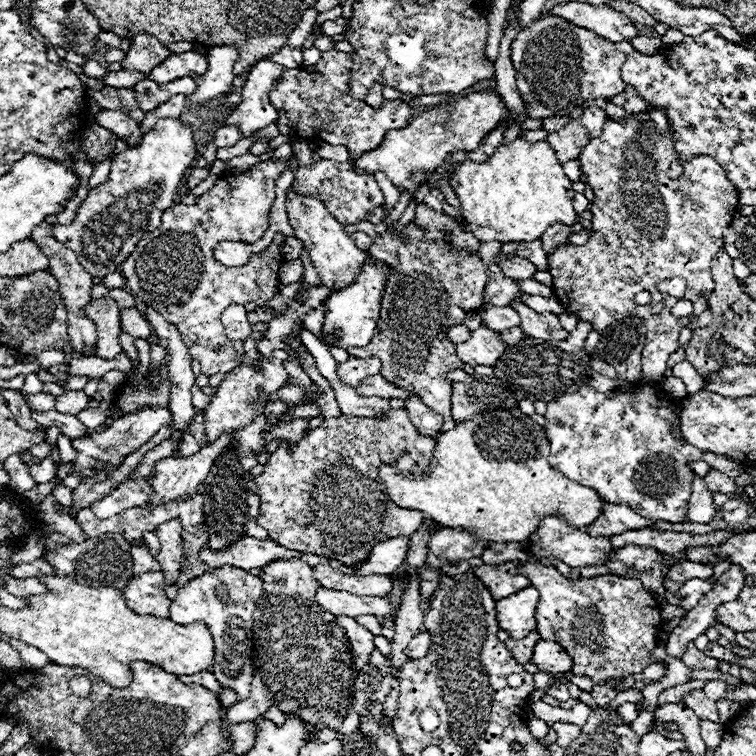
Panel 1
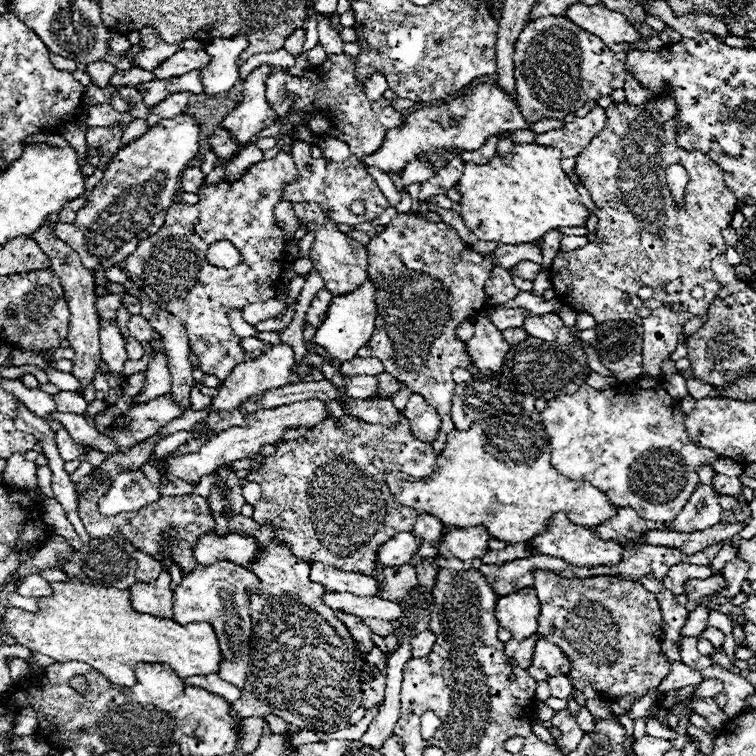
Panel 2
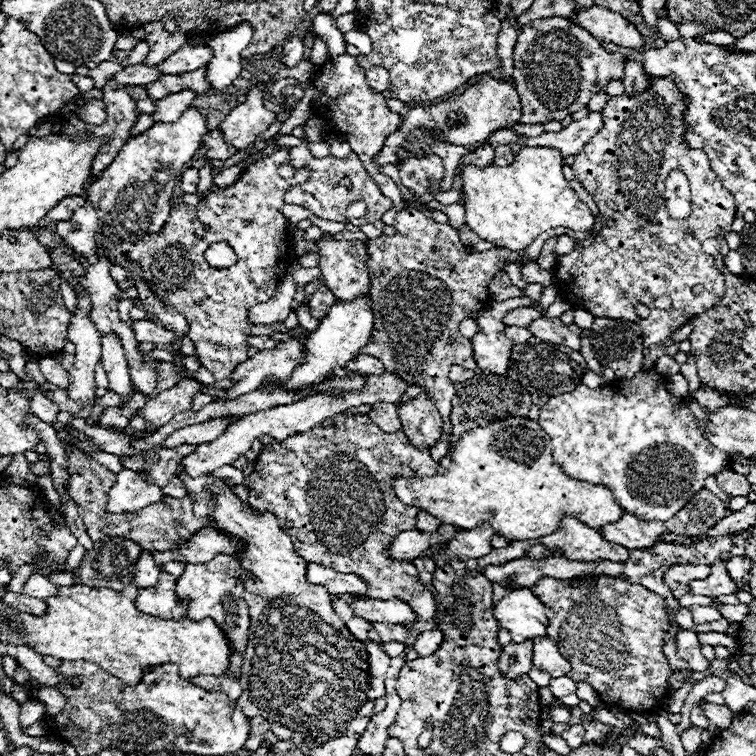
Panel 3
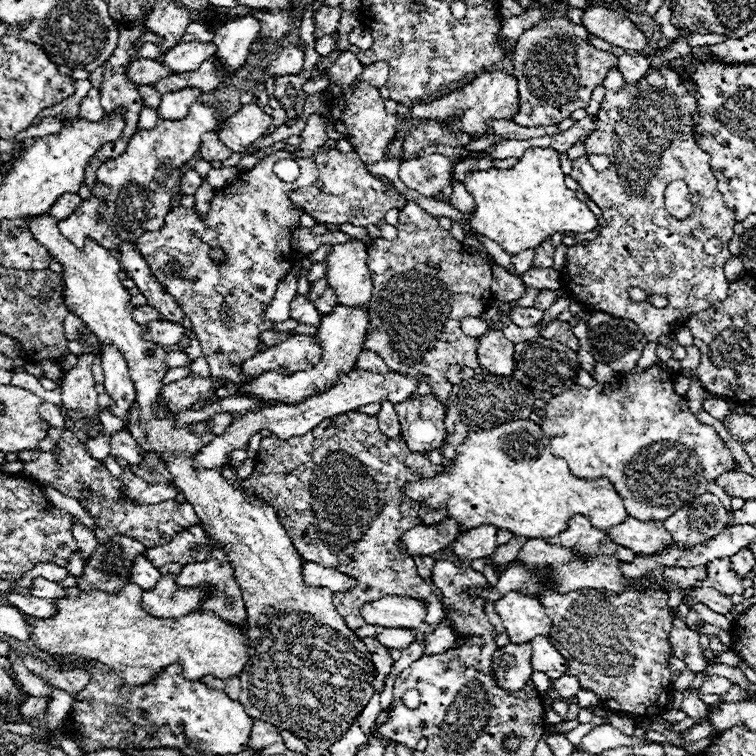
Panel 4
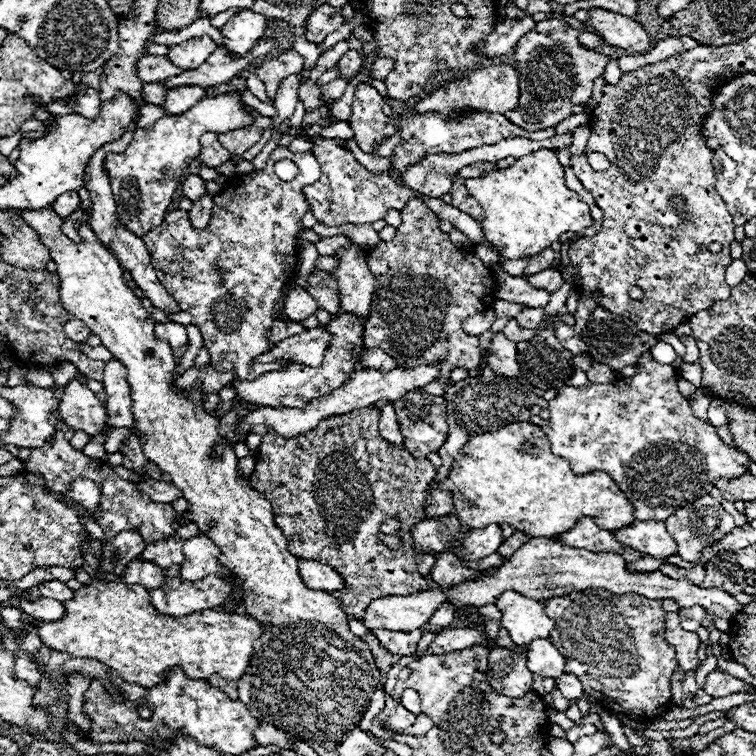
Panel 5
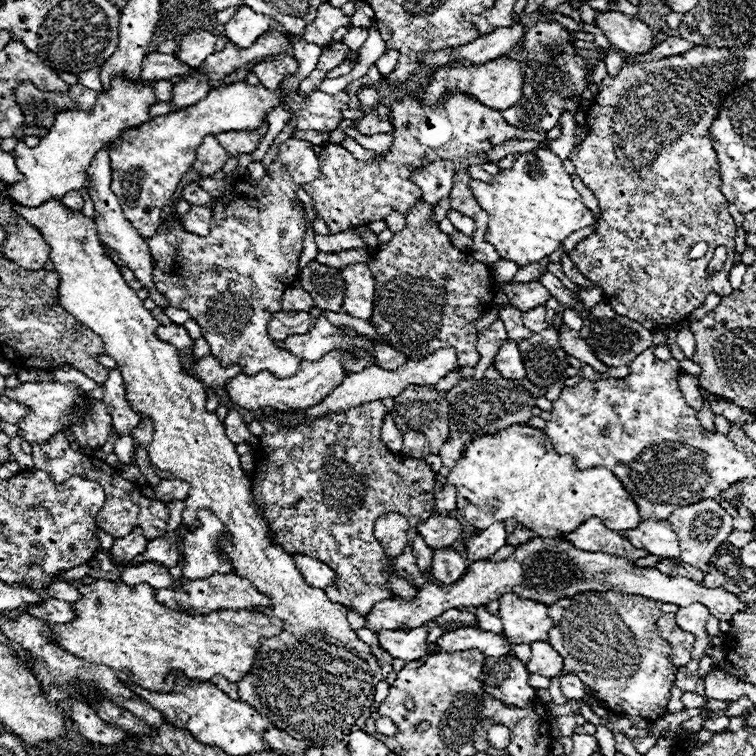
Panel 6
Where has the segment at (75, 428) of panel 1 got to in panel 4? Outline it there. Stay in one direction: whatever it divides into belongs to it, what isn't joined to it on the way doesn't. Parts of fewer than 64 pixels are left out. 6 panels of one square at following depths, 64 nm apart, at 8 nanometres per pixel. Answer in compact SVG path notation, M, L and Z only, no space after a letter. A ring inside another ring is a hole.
M126 430L110 436L110 454L128 460L132 466L138 466L142 462L142 452L140 452L136 440Z

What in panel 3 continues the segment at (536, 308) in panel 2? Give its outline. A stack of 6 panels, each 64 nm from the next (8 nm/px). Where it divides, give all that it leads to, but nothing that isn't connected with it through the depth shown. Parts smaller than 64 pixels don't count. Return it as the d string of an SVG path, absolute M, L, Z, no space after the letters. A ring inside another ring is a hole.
M518 296L518 298L504 300L504 302L490 302L488 308L478 312L478 316L476 316L478 334L470 340L478 368L490 370L494 374L506 372L512 344L504 336L502 316L508 310L514 310L521 306L536 308L536 302L532 302L526 296Z

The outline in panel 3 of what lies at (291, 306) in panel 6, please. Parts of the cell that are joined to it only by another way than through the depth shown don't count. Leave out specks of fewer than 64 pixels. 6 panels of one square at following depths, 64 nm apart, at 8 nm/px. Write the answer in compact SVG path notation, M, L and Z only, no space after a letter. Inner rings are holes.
M298 306L294 312L298 314L298 322L300 322L300 326L302 326L308 334L312 334L312 332L318 328L318 322L316 322L316 320L312 320L312 316L310 316L310 310L308 310L308 308Z

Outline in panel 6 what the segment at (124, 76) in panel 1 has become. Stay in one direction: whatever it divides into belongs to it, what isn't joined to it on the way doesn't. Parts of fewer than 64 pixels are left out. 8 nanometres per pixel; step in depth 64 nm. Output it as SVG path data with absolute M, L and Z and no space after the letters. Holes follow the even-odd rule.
M152 52L142 60L142 78L156 82L156 80L170 80L174 76L182 76L186 74L190 68L186 68L184 64L178 64L178 60L174 60L172 54L160 54L160 52Z

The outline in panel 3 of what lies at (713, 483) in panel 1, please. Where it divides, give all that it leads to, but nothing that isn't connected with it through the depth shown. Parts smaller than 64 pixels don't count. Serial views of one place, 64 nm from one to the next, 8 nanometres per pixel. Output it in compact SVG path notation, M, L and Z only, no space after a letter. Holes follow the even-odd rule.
M720 472L716 474L716 482L728 496L746 496L750 492L750 482L746 476L736 472Z

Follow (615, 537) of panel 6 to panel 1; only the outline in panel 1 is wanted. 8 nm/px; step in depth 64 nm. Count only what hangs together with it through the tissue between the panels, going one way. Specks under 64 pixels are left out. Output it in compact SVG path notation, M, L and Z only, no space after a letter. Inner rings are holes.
M546 516L540 520L538 528L530 534L528 550L536 558L556 558L564 562L570 568L582 568L582 566L592 566L592 564L602 564L604 558L614 550L610 540L604 536L590 536L584 530L568 526L560 516Z

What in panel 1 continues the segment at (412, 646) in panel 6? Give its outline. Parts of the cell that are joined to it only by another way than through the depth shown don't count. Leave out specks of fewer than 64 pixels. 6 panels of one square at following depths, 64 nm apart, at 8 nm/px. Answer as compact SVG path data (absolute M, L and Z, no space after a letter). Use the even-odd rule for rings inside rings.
M358 616L356 622L362 624L364 628L368 628L374 636L380 636L380 620L376 616Z

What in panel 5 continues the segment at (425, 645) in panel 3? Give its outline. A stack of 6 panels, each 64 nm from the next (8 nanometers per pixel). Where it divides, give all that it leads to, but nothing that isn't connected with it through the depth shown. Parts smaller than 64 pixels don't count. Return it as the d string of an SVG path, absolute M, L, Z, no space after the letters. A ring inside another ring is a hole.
M442 628L436 632L434 640L428 646L430 654L446 654L454 650L468 648L472 644L484 644L484 636L472 628Z

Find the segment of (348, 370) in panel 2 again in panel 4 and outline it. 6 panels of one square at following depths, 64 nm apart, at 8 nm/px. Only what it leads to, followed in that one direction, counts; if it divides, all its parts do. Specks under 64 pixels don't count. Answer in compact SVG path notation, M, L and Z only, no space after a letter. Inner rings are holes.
M362 352L356 358L356 368L360 370L370 370L370 372L388 372L388 366L384 364L384 360L376 354L376 352Z

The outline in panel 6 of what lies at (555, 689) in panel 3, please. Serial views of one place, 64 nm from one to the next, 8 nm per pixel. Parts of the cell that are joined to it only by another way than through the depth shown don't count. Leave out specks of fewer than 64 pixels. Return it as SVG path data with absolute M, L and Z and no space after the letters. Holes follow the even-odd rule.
M574 674L560 676L560 688L568 700L582 700L586 696L586 686Z

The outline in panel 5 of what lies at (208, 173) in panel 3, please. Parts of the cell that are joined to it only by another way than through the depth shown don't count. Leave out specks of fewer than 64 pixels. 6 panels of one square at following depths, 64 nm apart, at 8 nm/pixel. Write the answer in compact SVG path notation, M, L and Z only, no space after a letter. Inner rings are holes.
M206 192L206 194L202 196L202 200L198 198L198 200L194 202L194 206L190 208L190 220L192 220L192 224L194 224L196 228L206 228L206 224L208 224L208 220L210 220L212 200L214 200L214 196Z

